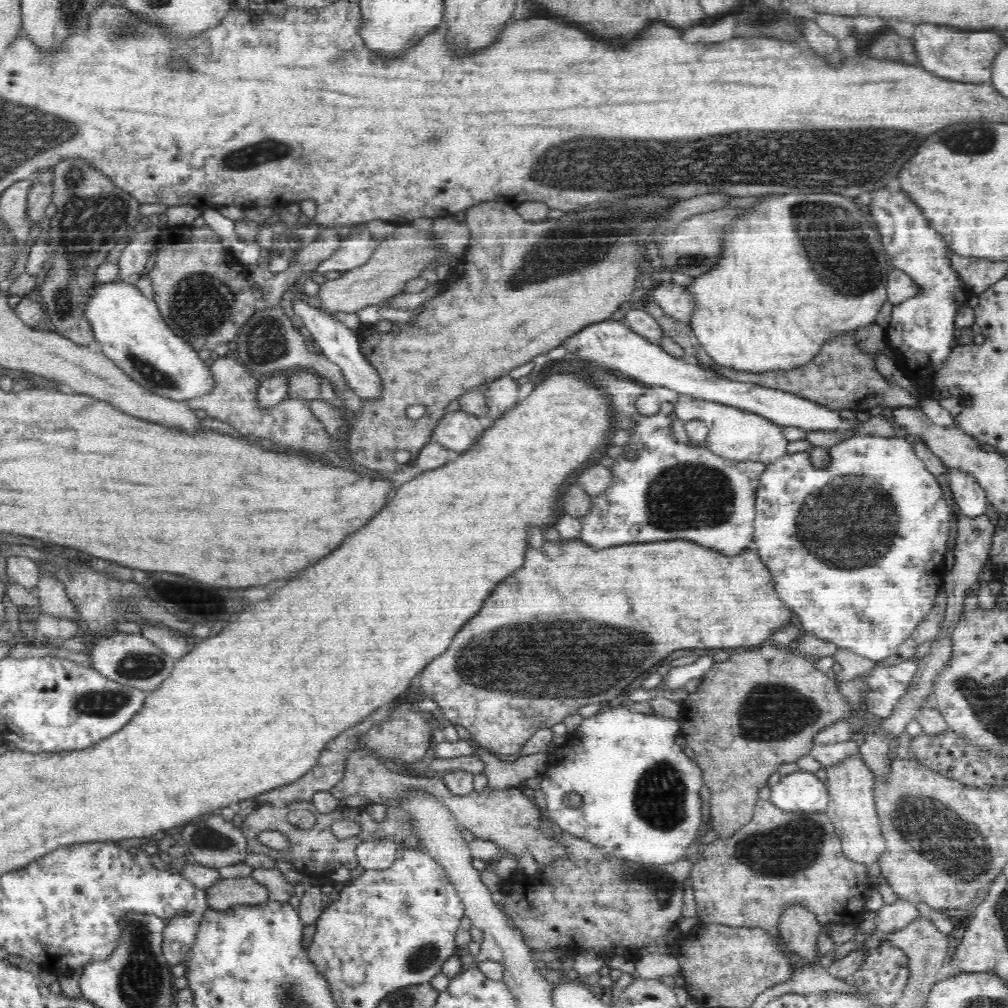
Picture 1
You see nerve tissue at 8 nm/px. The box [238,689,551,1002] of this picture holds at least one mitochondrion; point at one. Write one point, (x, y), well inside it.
(421, 958)

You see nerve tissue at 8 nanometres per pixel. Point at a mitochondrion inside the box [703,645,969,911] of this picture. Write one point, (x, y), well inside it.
(786, 850)

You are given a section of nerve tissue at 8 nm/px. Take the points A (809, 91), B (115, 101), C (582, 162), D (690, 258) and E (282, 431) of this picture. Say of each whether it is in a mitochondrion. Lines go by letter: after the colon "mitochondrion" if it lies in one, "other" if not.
A: other
B: other
C: mitochondrion
D: mitochondrion
E: other

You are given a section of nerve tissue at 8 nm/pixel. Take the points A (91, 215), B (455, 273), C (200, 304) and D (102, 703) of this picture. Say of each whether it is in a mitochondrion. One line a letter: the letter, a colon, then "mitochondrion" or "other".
A: mitochondrion
B: other
C: mitochondrion
D: mitochondrion

